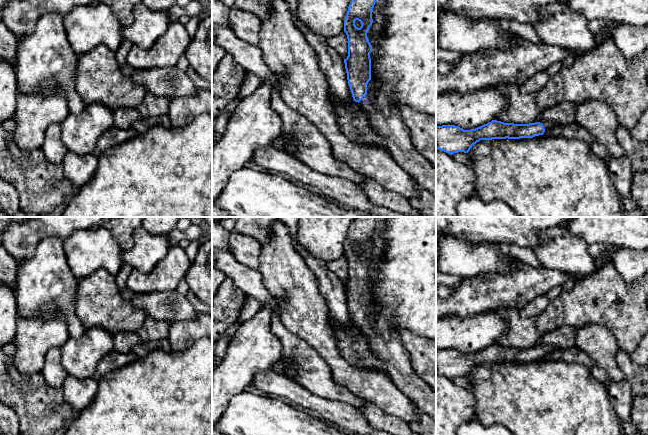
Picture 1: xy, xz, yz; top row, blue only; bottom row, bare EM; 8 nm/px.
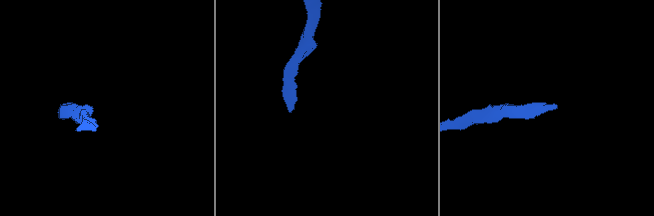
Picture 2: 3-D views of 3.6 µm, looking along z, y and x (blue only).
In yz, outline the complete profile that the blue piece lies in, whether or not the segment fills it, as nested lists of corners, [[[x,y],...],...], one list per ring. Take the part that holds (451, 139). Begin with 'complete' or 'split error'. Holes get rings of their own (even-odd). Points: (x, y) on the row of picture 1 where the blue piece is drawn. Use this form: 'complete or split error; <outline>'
split error; [[[497,120],[471,130],[455,125],[436,126],[436,148],[450,155],[468,153],[480,140],[533,138],[553,127],[553,122],[514,124]]]

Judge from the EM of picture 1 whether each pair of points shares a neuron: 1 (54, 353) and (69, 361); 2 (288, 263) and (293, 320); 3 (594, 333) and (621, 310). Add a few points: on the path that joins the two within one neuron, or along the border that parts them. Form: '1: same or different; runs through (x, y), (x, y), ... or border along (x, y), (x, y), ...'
1: different; border along (60, 348), (61, 364), (69, 374)
2: same; runs through (288, 277), (293, 285), (293, 306)
3: different; border along (579, 327), (602, 325), (612, 334), (617, 344)

